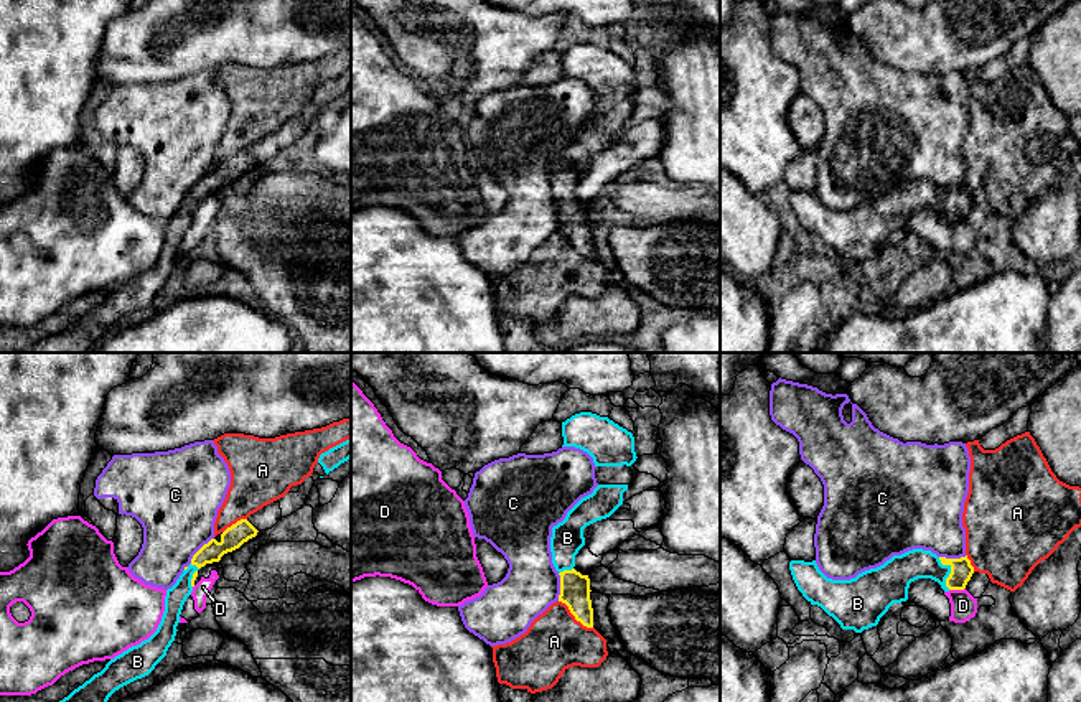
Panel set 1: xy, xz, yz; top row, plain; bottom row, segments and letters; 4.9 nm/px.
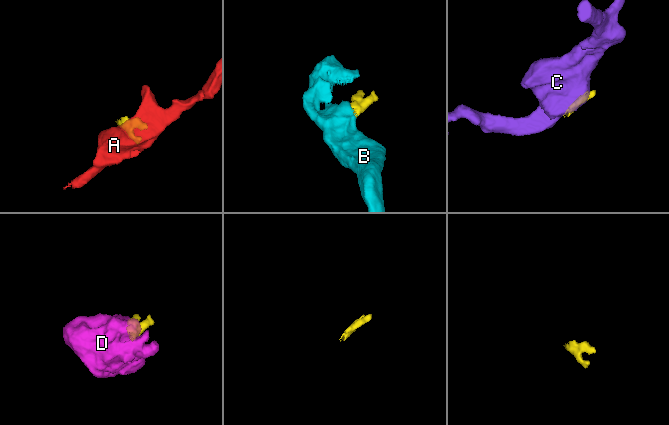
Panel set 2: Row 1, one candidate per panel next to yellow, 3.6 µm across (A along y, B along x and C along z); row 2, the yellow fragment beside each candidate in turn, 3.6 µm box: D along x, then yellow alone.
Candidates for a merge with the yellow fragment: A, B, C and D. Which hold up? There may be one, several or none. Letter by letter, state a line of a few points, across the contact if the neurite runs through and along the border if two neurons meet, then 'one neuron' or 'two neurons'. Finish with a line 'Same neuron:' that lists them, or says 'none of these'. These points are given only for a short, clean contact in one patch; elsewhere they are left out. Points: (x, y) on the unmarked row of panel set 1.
A: two neurons
B: one neuron
C: line xy (213, 168), (190, 193); two neurons
D: line yz (964, 218), (949, 221); two neurons
Same neuron: B

